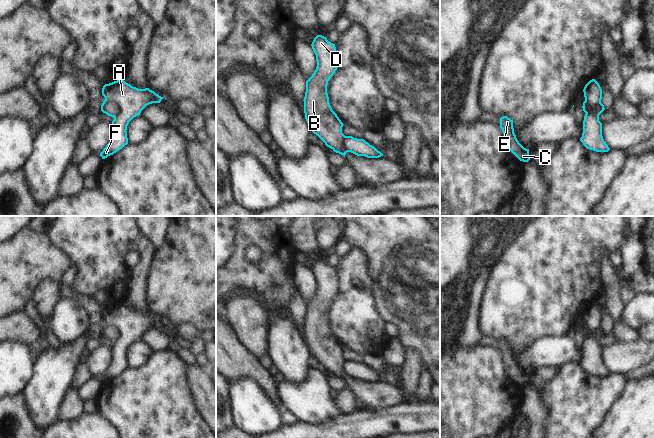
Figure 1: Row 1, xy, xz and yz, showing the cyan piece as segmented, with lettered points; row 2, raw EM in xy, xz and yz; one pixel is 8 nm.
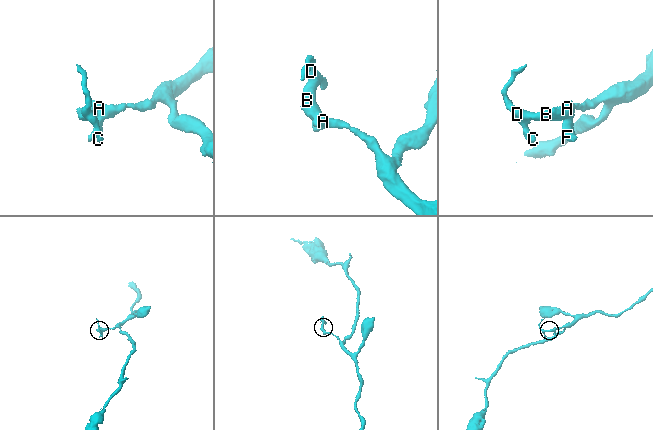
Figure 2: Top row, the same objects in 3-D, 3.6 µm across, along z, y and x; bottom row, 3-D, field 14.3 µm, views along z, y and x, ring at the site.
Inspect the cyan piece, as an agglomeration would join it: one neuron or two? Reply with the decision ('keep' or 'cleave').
cleave

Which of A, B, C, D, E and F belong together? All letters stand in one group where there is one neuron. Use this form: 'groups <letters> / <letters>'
groups A F / B C D E

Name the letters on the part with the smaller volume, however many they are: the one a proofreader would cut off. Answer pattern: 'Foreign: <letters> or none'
Foreign: B, C, D, E

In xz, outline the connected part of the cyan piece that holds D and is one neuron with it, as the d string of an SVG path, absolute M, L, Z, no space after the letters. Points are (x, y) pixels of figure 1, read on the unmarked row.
M317 259L312 268L316 279L317 291L312 300L306 305L306 316L304 321L304 337L310 355L316 358L327 371L345 381L347 374L343 371L345 359L342 357L343 347L332 334L327 317L327 309L330 302L338 292L338 278L335 268L329 266L326 261Z

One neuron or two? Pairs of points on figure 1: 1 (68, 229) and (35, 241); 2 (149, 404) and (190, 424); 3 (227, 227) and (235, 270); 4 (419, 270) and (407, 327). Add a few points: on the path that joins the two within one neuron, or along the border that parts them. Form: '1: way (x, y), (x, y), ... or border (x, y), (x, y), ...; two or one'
1: border (48, 237), (65, 254); two
2: way (159, 414), (169, 424), (180, 424); one
3: border (234, 248), (226, 262); two
4: way (419, 284), (415, 288), (415, 313); one

